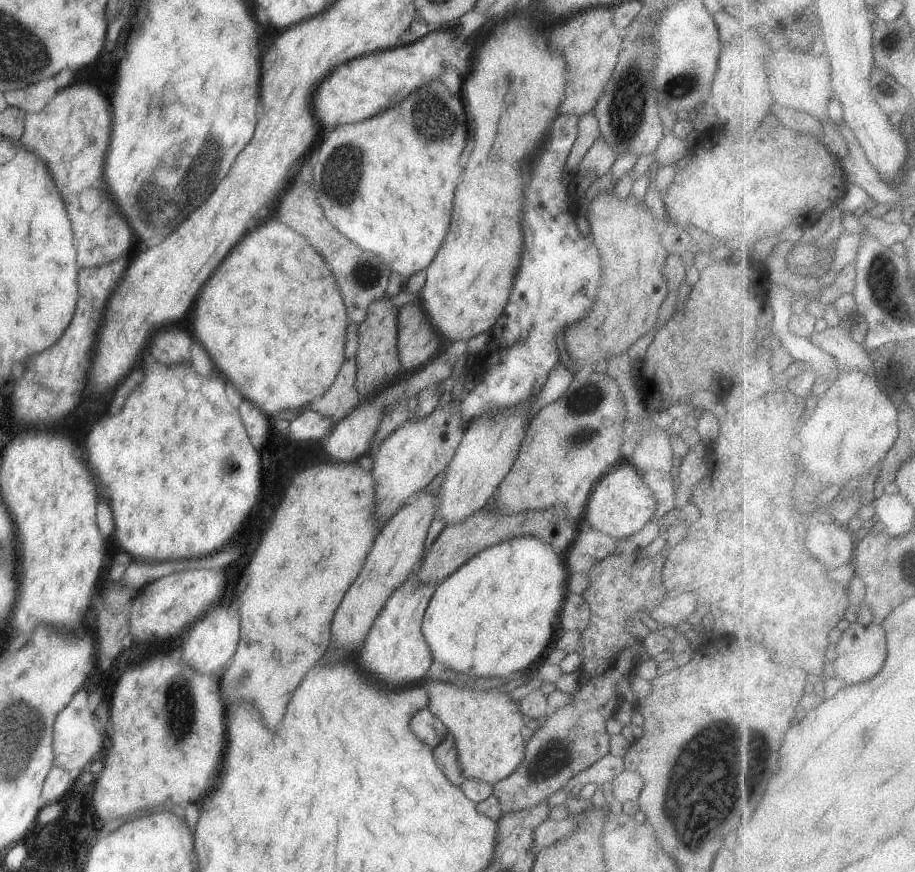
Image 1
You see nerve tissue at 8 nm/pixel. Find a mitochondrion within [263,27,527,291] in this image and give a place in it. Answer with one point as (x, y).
(341, 178)

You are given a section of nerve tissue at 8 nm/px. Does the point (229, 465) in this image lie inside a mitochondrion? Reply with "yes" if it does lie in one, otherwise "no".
yes

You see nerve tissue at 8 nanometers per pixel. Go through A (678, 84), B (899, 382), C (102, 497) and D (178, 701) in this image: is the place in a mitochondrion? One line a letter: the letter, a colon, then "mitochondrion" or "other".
A: mitochondrion
B: other
C: other
D: mitochondrion

